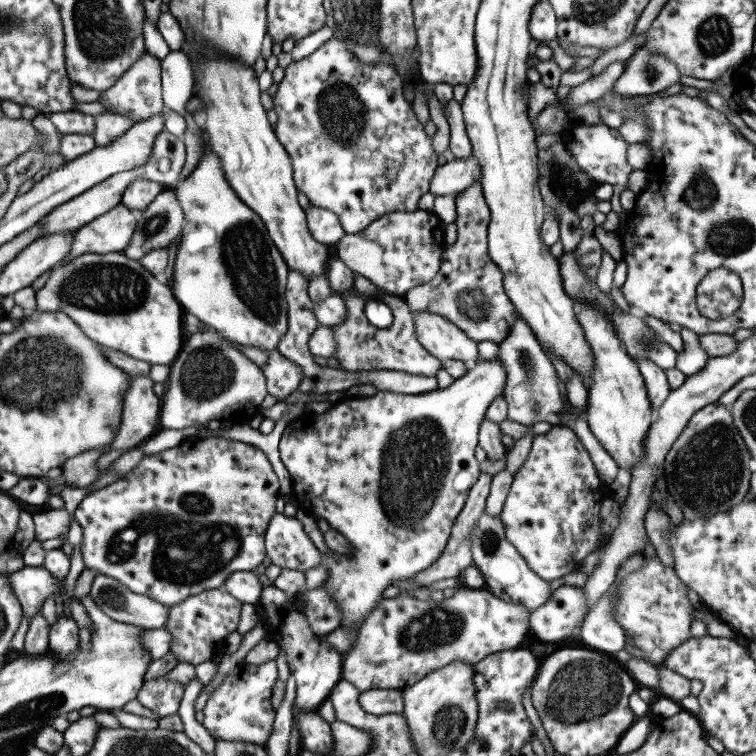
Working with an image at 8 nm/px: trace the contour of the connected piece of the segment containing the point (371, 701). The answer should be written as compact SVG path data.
M371 689L367 692L356 692L355 697L363 711L379 716L381 714L399 714L403 712L402 691L395 689Z

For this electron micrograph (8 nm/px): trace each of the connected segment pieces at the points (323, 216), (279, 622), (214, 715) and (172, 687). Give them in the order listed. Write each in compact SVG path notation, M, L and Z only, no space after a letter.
M309 204L304 213L307 230L311 238L319 244L335 245L342 236L345 236L345 231L333 211Z
M264 582L259 599L255 602L262 616L266 634L273 638L279 653L285 653L289 674L293 675L295 699L292 712L314 712L330 694L333 685L341 679L342 654L331 648L325 636L316 636L311 632L299 602L287 601L285 594L274 588L270 582Z
M273 659L257 665L248 664L244 660L233 665L227 671L227 677L223 677L223 681L209 694L203 705L203 728L214 739L251 742L265 748L275 716L269 698L277 675L277 666Z
M161 675L145 679L135 695L135 700L159 717L169 716L169 714L175 716L183 692L183 685L179 682L167 681Z

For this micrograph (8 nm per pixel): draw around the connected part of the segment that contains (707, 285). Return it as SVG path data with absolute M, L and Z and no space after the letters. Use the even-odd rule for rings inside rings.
M713 269L697 283L698 314L714 322L733 315L744 303L740 278L727 269Z

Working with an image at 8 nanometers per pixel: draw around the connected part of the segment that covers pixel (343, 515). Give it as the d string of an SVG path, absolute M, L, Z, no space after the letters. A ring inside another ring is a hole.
M498 358L491 360L478 360L474 368L467 369L459 379L454 379L450 386L443 389L425 392L424 394L397 394L395 392L378 392L369 397L344 398L333 403L324 412L317 414L313 412L301 412L294 420L285 425L278 442L278 454L280 462L286 468L291 480L289 495L294 501L297 509L303 510L305 514L313 518L323 518L339 534L342 534L351 544L351 555L343 553L321 553L319 565L329 571L327 579L323 582L328 596L337 602L339 608L339 627L347 630L357 630L363 619L369 616L370 611L383 599L385 588L395 580L409 580L421 570L427 568L443 552L447 539L450 535L456 516L463 508L468 490L477 480L479 465L474 458L474 450L478 445L479 423L484 419L485 411L489 403L502 395L505 383L505 370L498 362Z

